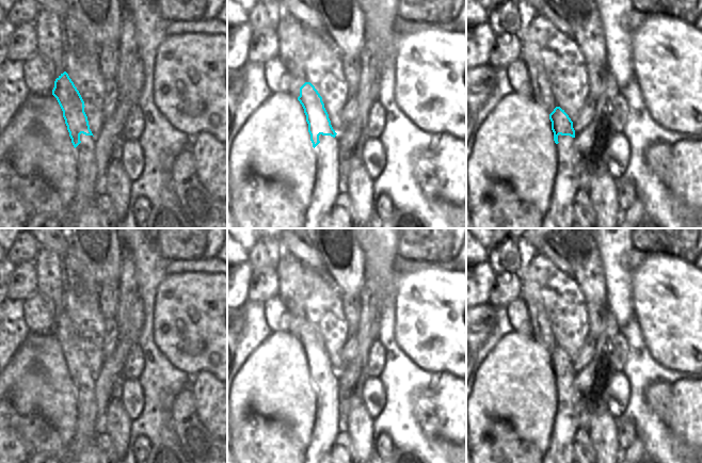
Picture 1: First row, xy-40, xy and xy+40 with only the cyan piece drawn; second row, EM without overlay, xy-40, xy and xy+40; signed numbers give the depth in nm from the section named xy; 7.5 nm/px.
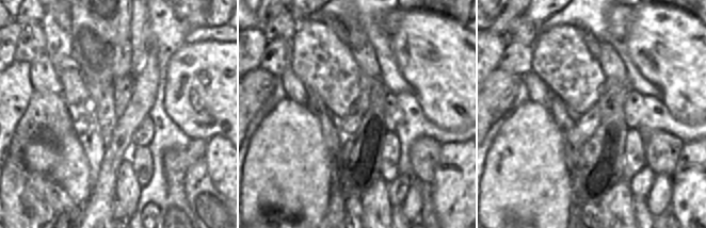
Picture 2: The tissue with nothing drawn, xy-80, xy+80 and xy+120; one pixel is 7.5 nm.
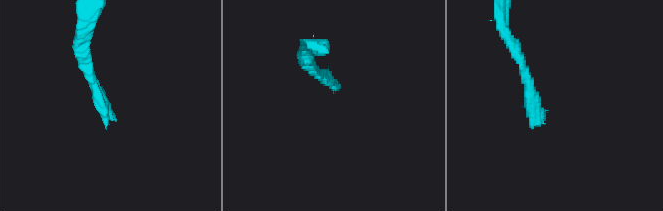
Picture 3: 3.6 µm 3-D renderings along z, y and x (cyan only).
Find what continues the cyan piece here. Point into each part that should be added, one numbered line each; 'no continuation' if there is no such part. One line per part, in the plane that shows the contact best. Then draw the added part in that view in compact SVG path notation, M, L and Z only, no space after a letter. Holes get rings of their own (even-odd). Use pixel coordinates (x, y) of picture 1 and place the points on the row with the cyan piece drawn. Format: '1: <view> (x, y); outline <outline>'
1: xy (325, 190); outline M338 134L335 138L331 135L319 135L320 143L315 147L317 154L317 175L315 177L315 188L313 190L313 196L310 203L304 213L304 226L303 228L323 228L325 220L332 214L332 209L336 201L338 192Z

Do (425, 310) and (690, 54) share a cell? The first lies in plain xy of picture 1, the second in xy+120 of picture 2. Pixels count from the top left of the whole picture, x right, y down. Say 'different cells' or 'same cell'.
same cell

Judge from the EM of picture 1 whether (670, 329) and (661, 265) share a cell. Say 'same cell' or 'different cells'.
same cell

